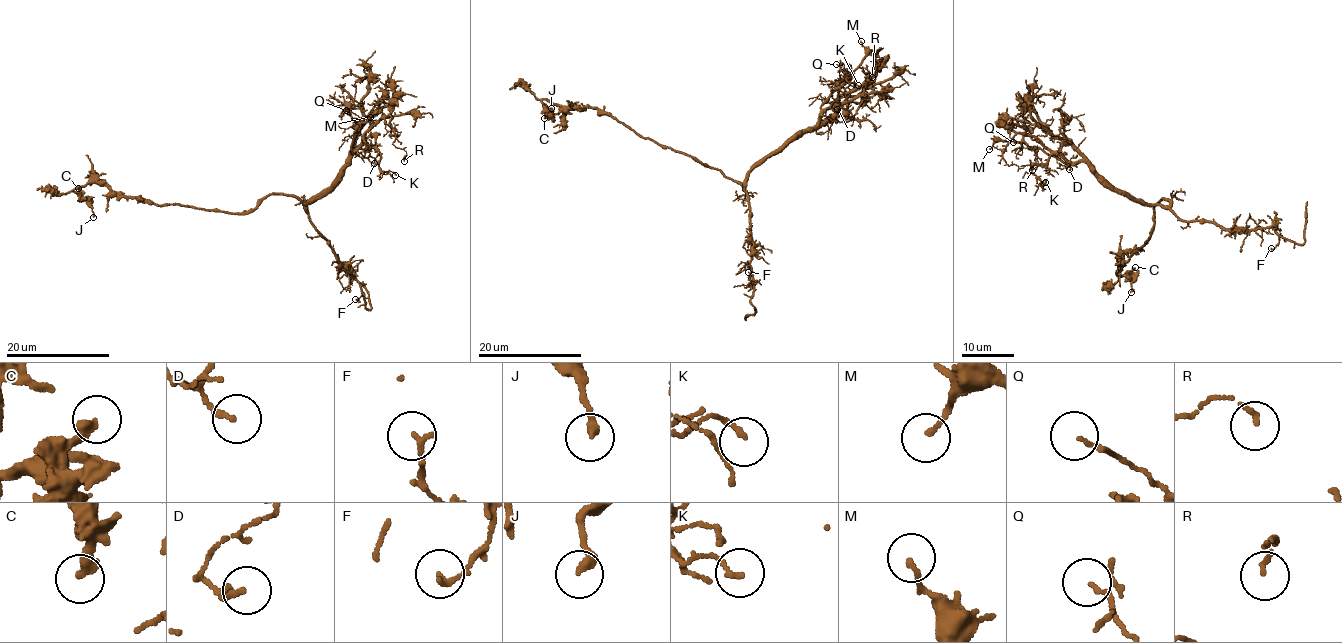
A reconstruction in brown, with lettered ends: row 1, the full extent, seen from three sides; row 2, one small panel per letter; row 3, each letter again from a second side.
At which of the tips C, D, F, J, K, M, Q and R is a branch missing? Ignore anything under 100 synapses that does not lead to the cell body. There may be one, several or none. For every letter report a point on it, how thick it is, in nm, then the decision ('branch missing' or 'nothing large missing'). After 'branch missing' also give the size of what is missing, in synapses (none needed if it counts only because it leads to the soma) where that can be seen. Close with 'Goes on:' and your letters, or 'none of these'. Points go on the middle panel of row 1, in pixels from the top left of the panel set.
C: at (544, 118); 320 nm thick; nothing large missing
D: at (837, 109); 150 nm thick; nothing large missing
F: at (748, 272); 160 nm thick; nothing large missing
J: at (551, 108); 280 nm thick; nothing large missing
K: at (858, 85); 140 nm thick; nothing large missing
M: at (861, 41); 160 nm thick; nothing large missing
Q: at (836, 64); 110 nm thick; nothing large missing
R: at (872, 77); 130 nm thick; nothing large missing
Goes on: none of these

